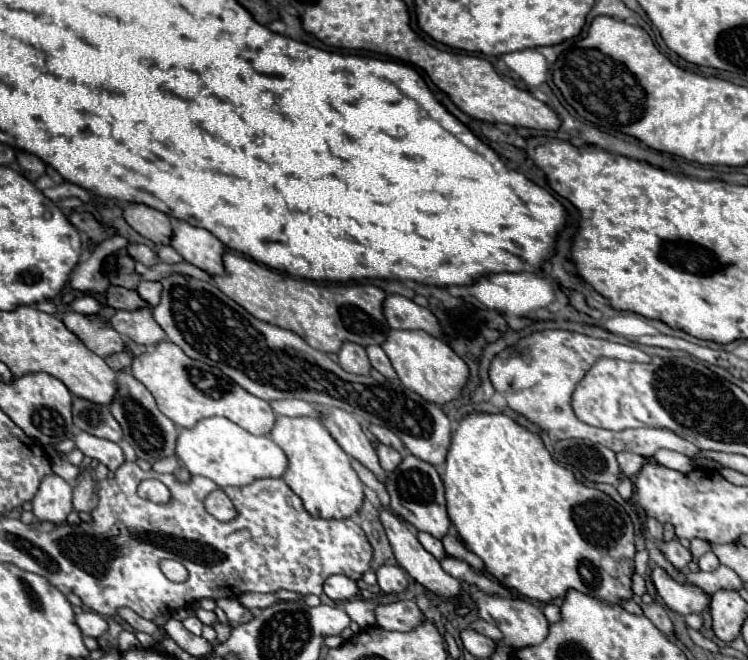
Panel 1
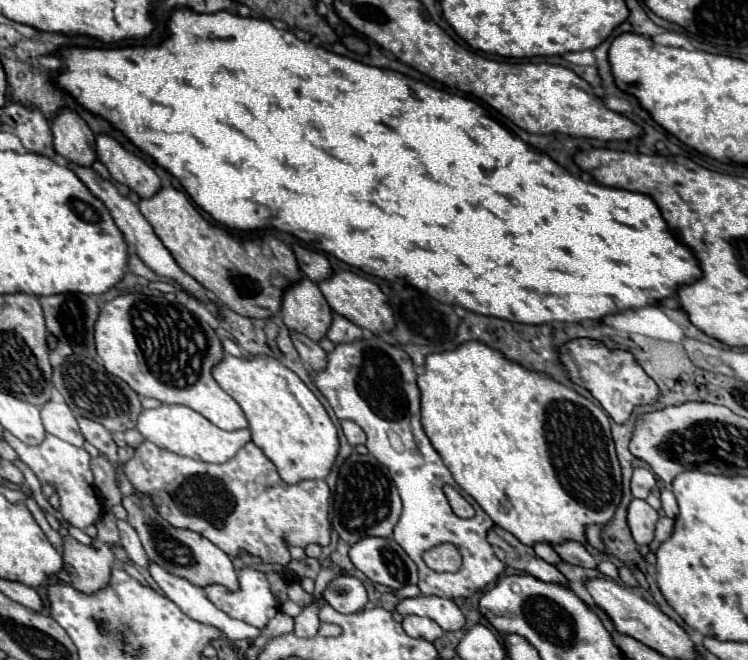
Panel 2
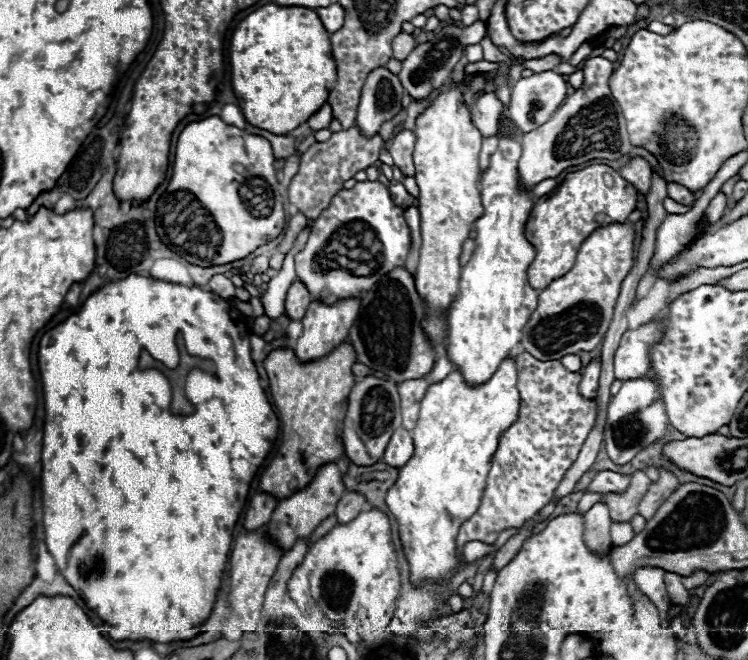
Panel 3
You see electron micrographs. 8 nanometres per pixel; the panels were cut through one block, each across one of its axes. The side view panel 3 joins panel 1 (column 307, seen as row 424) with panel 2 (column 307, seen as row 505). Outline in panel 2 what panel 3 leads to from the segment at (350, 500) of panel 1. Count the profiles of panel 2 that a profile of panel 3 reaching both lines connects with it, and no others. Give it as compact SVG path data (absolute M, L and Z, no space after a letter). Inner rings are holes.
M224 356L224 360L214 368L216 382L240 404L250 424L252 442L272 460L280 478L288 484L298 484L304 480L326 478L332 470L332 464L338 456L338 430L332 424L328 412L314 396L314 392L280 360L270 356L254 356L254 358L234 358Z

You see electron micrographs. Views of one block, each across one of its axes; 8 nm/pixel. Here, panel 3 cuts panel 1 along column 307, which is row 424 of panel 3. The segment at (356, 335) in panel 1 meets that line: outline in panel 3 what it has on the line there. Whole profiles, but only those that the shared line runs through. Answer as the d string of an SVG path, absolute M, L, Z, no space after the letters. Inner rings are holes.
M342 342L328 356L306 364L298 362L288 348L274 350L266 356L264 368L270 378L274 406L278 408L282 440L278 454L260 476L260 490L280 500L290 498L296 490L306 488L314 480L316 468L340 460L344 454L342 422L348 408L348 394L356 380L350 370L354 362L354 348L348 342Z

